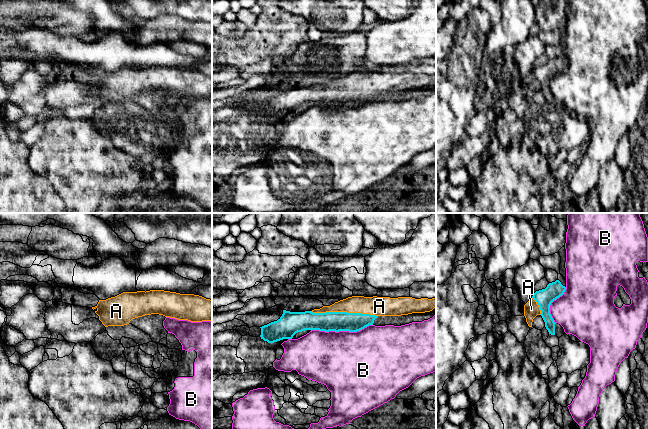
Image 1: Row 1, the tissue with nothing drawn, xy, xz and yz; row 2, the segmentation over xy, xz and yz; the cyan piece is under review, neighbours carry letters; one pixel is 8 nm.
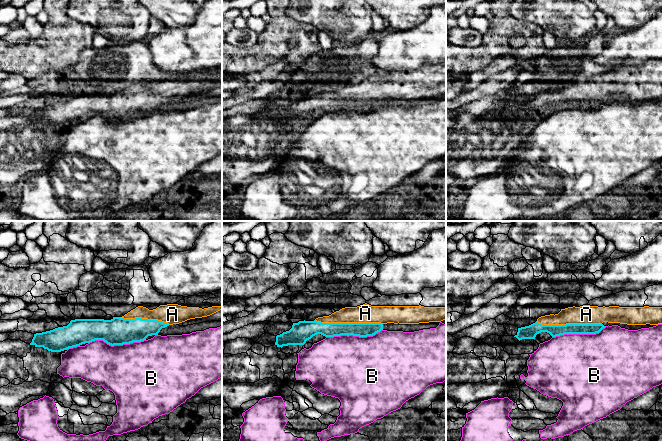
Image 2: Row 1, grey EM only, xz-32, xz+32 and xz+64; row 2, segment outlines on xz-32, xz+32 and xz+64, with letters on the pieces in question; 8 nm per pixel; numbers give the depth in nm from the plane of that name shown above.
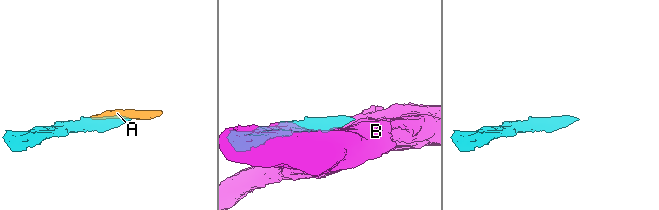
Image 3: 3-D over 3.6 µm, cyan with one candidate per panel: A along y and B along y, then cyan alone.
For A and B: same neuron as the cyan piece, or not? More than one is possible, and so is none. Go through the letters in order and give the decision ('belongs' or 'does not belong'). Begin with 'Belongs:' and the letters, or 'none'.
Belongs: A
A: belongs
B: does not belong

